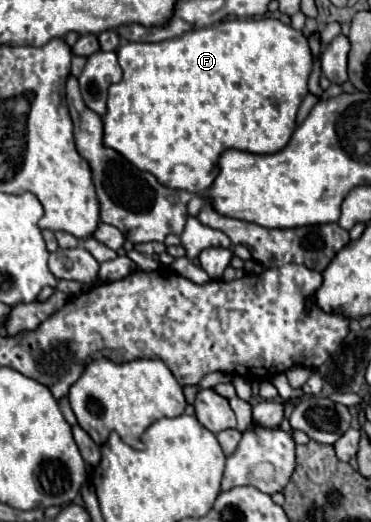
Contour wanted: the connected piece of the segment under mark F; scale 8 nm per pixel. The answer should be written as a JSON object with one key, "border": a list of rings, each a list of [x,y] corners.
{"border":[[[267,17],[260,19],[236,18],[223,21],[219,25],[195,29],[195,31],[185,33],[179,39],[167,39],[161,43],[125,43],[123,47],[119,47],[117,57],[119,57],[119,65],[123,69],[123,79],[121,79],[121,83],[109,87],[107,113],[103,117],[103,131],[105,131],[103,145],[121,153],[139,171],[153,173],[161,185],[165,185],[169,189],[183,189],[189,193],[205,193],[213,185],[213,181],[219,175],[219,157],[227,149],[239,149],[239,151],[249,151],[249,153],[277,153],[277,151],[281,151],[287,145],[291,133],[295,131],[295,115],[297,115],[297,109],[299,109],[303,97],[307,95],[307,79],[309,79],[311,69],[313,69],[313,59],[311,59],[311,51],[309,51],[305,35],[301,31],[291,29],[289,25],[285,25],[277,19]]]}

